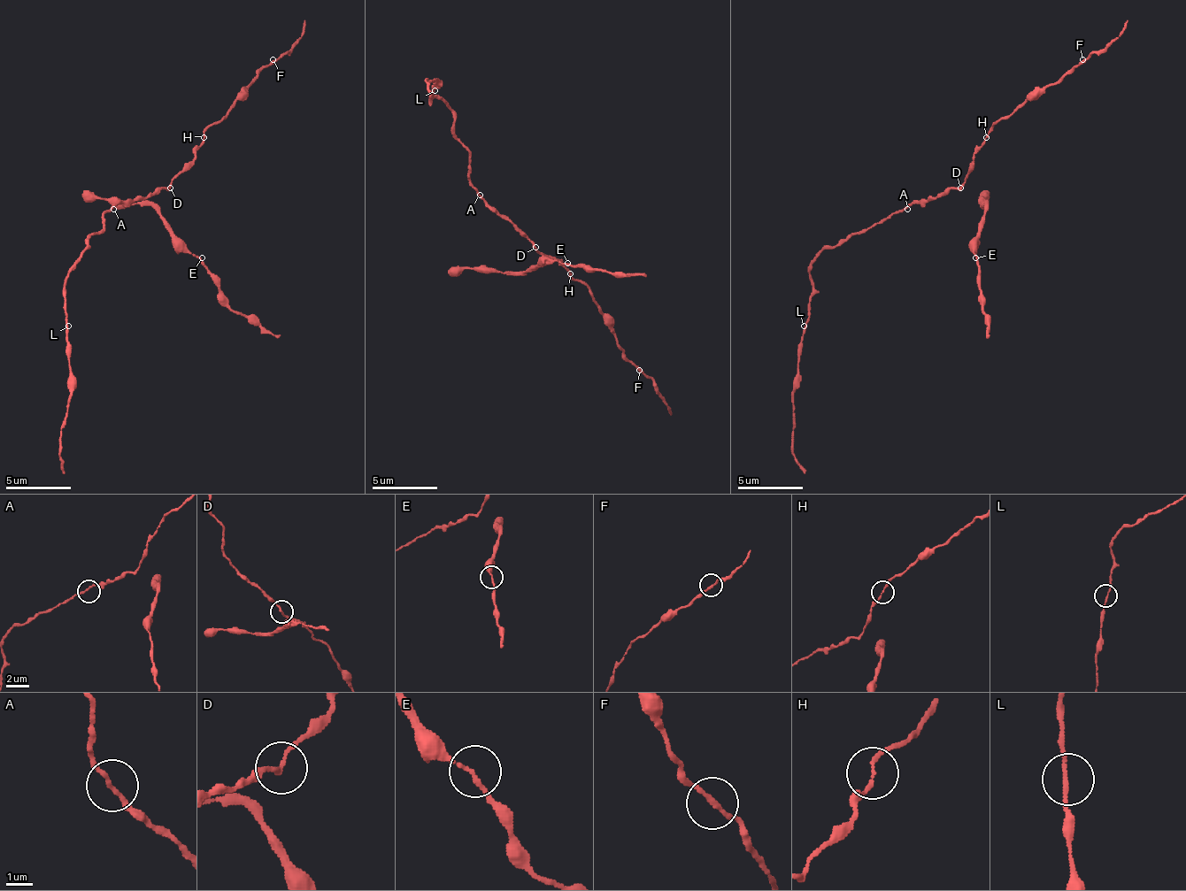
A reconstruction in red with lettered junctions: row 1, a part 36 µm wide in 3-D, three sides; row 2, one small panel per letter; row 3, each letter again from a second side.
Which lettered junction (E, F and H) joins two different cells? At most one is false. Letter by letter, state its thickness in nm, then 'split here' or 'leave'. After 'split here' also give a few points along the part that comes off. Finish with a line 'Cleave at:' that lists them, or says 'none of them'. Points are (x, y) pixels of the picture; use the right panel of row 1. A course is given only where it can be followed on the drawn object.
E: 130 nm | leave
F: 170 nm | leave
H: 140 nm | leave
Cleave at: none of them

